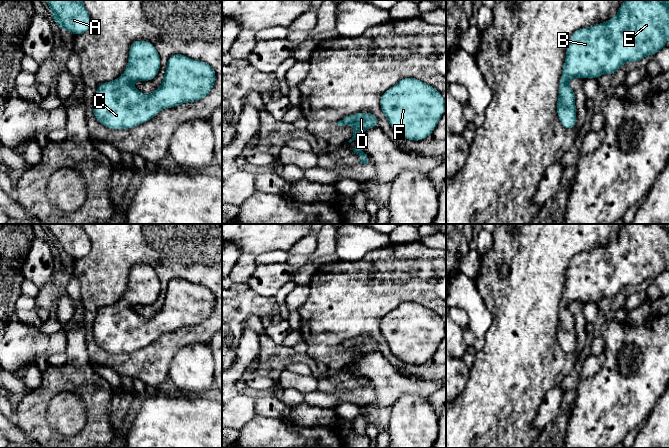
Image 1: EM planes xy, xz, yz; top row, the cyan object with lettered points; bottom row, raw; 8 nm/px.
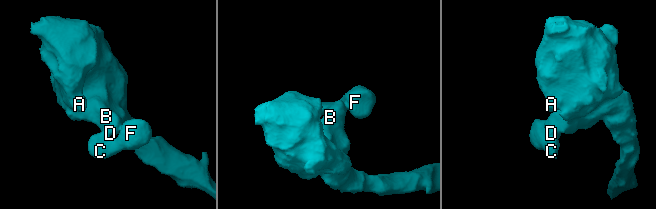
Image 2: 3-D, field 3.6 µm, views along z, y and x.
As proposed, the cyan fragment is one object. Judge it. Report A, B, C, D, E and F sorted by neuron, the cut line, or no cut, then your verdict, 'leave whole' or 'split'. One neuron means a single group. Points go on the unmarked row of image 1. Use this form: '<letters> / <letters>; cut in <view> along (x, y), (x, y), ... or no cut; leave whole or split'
A B C D E F; no cut; leave whole

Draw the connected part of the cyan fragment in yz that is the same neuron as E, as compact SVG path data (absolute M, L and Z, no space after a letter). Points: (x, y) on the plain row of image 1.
M625 224L619 231L618 237L607 246L598 247L588 252L576 254L570 261L561 304L559 306L559 319L557 323L557 339L565 353L572 353L576 349L577 321L569 310L572 302L594 302L603 299L613 299L623 288L627 286L639 286L644 281L655 279L666 270L669 263L669 224Z

